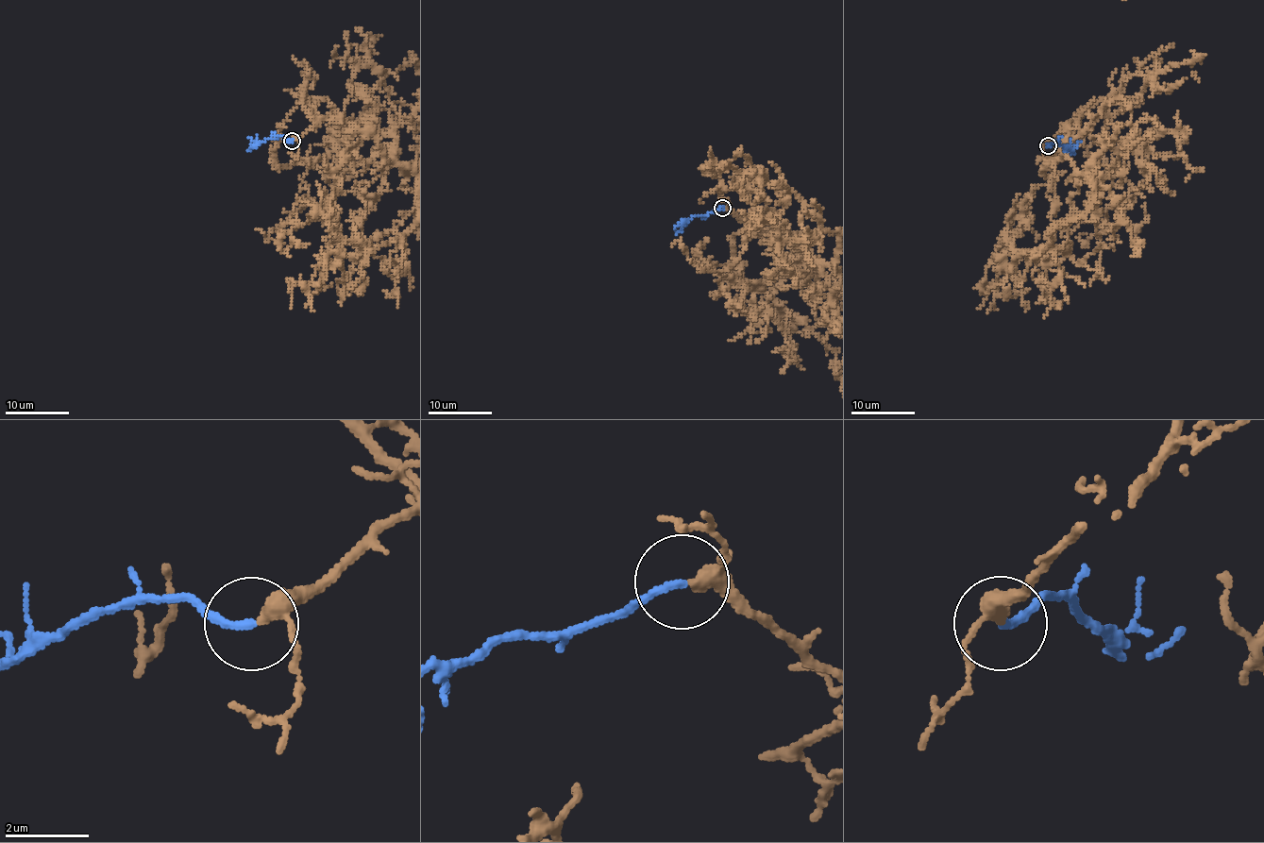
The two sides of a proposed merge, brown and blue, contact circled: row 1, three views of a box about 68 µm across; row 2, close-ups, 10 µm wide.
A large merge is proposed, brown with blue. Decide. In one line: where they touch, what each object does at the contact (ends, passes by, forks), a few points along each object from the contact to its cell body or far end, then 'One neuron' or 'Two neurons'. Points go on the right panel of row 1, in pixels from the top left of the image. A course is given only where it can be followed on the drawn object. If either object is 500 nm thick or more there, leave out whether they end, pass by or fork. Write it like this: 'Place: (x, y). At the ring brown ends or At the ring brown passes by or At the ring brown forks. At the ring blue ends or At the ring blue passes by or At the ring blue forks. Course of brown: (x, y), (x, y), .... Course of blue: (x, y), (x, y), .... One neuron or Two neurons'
Place: (1048, 145). At the ring brown passes by. At the ring blue ends. Course of blue: (1048, 144), (1055, 141), (1069, 150), (1080, 141). One neuron

